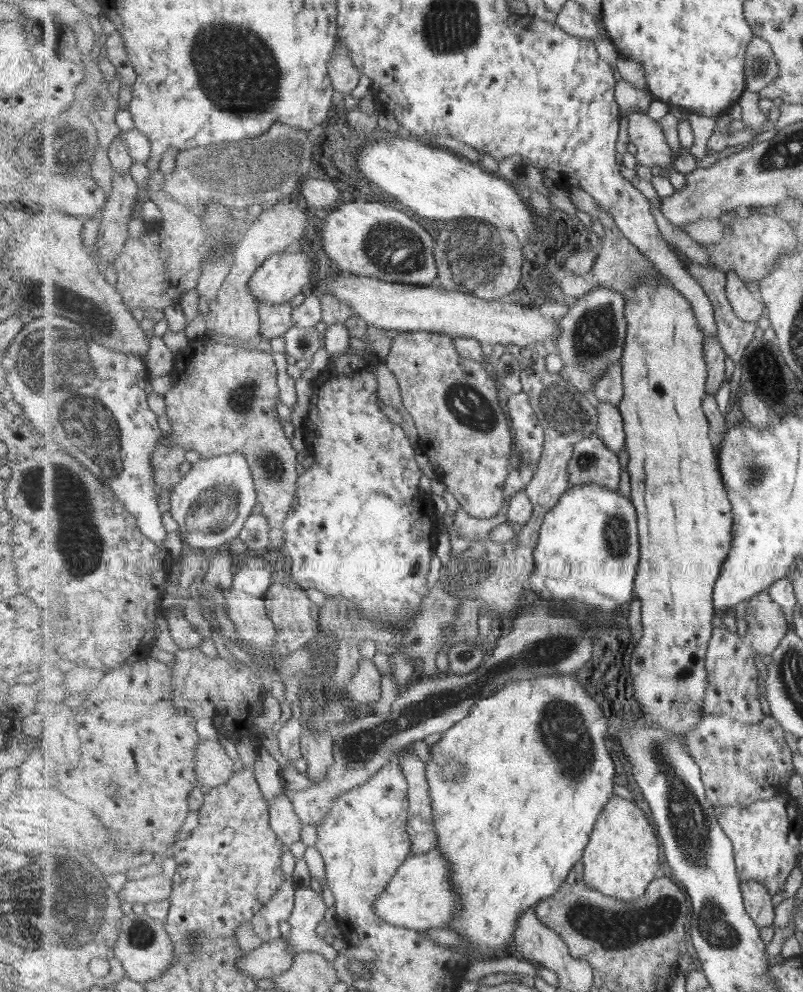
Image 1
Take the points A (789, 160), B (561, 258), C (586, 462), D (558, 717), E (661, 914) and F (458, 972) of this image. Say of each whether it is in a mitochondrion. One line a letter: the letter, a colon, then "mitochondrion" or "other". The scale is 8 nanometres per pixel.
A: mitochondrion
B: other
C: mitochondrion
D: mitochondrion
E: mitochondrion
F: other

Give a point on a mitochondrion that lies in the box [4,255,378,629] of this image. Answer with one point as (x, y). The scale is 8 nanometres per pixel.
(63, 366)

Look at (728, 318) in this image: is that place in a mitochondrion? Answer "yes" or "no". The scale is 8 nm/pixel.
no

